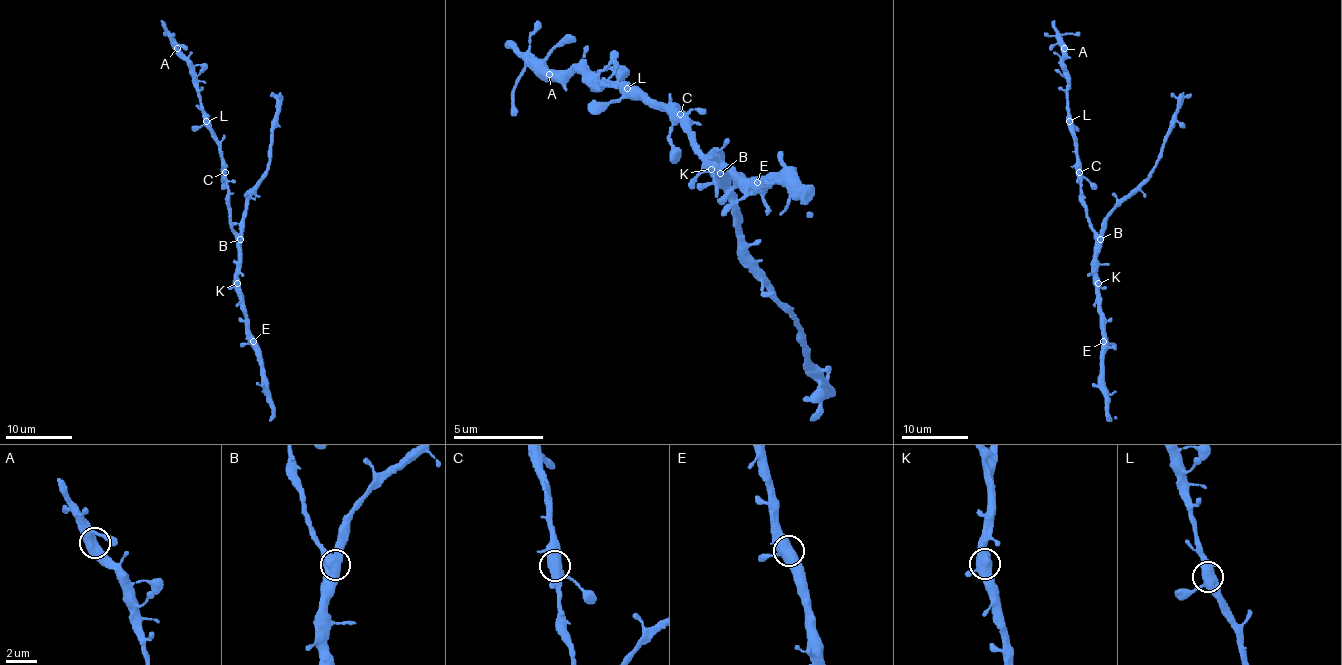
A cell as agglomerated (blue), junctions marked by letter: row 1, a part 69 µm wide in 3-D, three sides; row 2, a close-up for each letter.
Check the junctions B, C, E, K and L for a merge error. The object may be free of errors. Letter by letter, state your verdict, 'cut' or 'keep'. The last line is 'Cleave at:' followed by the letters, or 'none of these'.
B: keep
C: keep
E: keep
K: keep
L: keep
Cleave at: none of these

